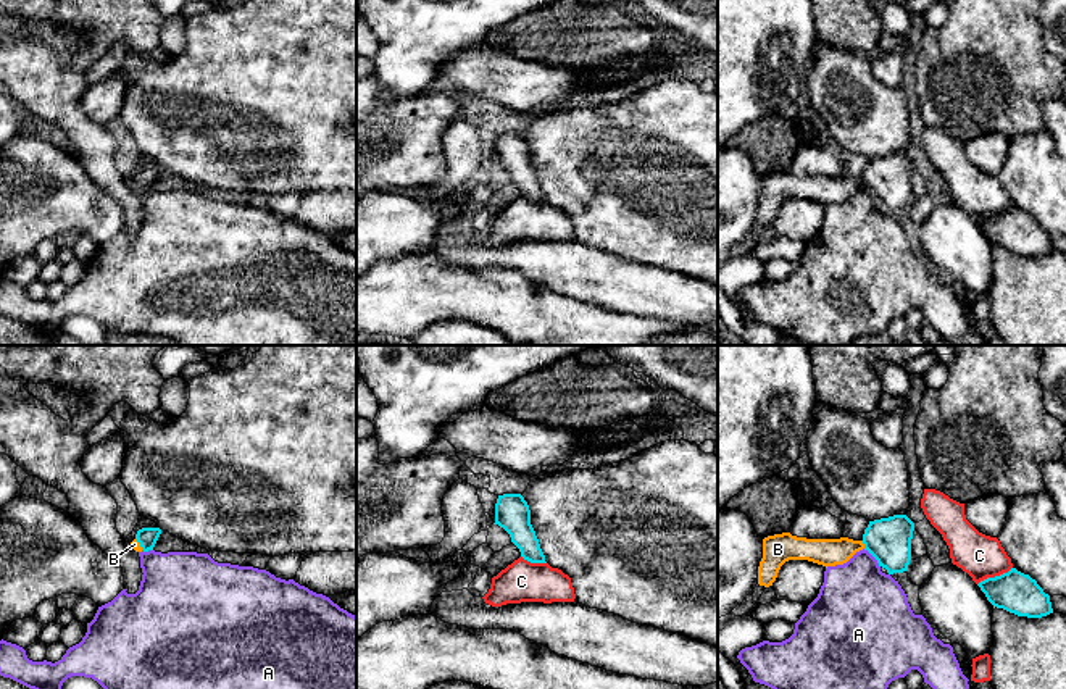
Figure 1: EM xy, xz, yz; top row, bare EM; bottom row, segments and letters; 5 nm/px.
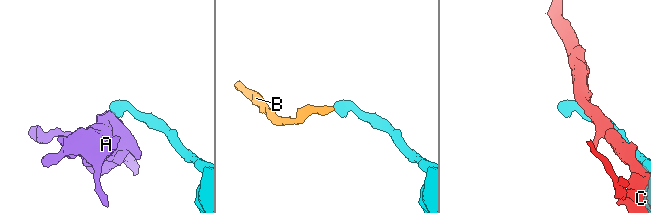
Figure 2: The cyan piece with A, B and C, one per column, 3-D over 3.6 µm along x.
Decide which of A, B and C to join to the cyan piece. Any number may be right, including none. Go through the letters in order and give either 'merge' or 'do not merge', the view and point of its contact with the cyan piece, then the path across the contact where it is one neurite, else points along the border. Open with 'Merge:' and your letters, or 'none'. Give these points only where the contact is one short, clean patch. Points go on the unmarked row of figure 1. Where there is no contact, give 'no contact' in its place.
Merge: B
A: do not merge; contact yz (873, 194); border yz (863, 187), (879, 205)
B: merge; contact yz (863, 181); way yz (889, 178), (863, 181), (828, 191)
C: do not merge; contact yz (995, 215)

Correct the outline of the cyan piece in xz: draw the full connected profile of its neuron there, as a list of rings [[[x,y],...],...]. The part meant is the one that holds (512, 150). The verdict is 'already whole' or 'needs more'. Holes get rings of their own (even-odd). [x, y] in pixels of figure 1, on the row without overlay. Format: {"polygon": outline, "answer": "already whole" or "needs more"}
{"polygon": [[[521,132],[498,134],[495,142],[495,161],[503,166],[521,195],[531,202],[547,202],[535,169],[531,163],[531,148]]], "answer": "already whole"}

